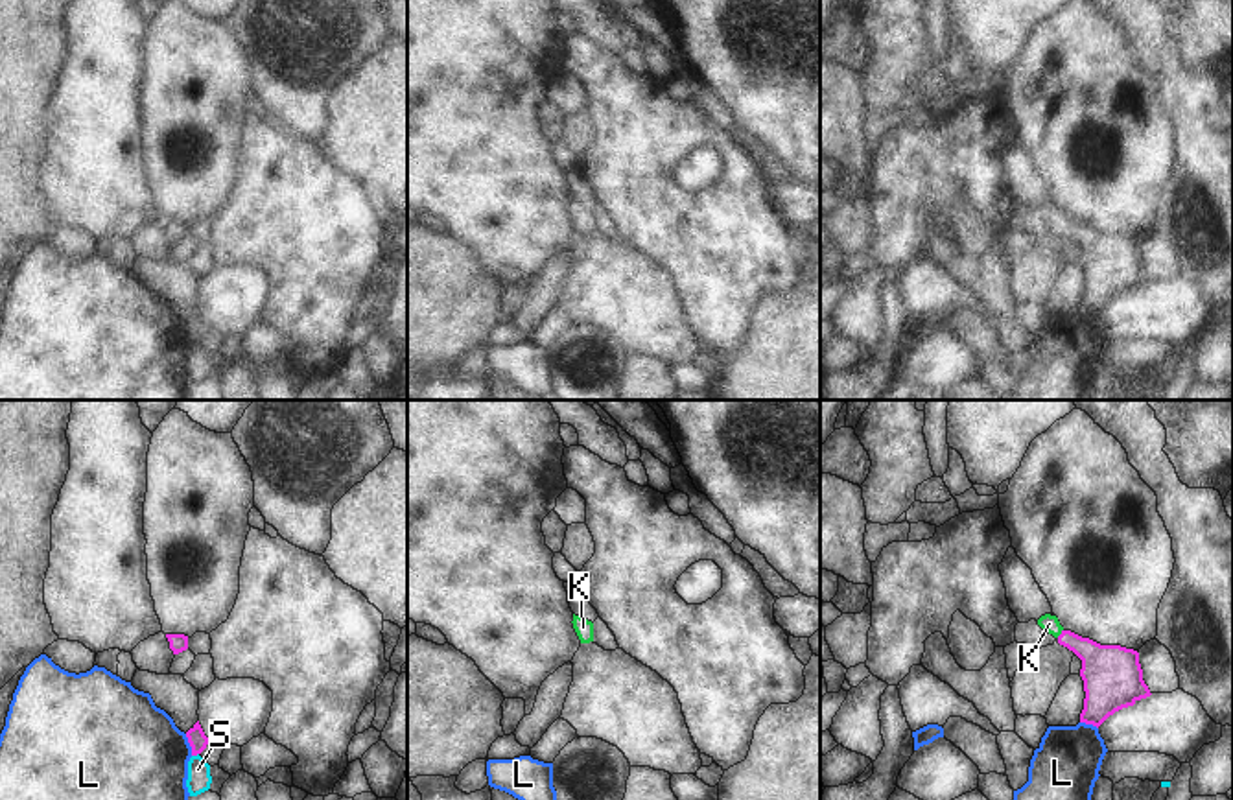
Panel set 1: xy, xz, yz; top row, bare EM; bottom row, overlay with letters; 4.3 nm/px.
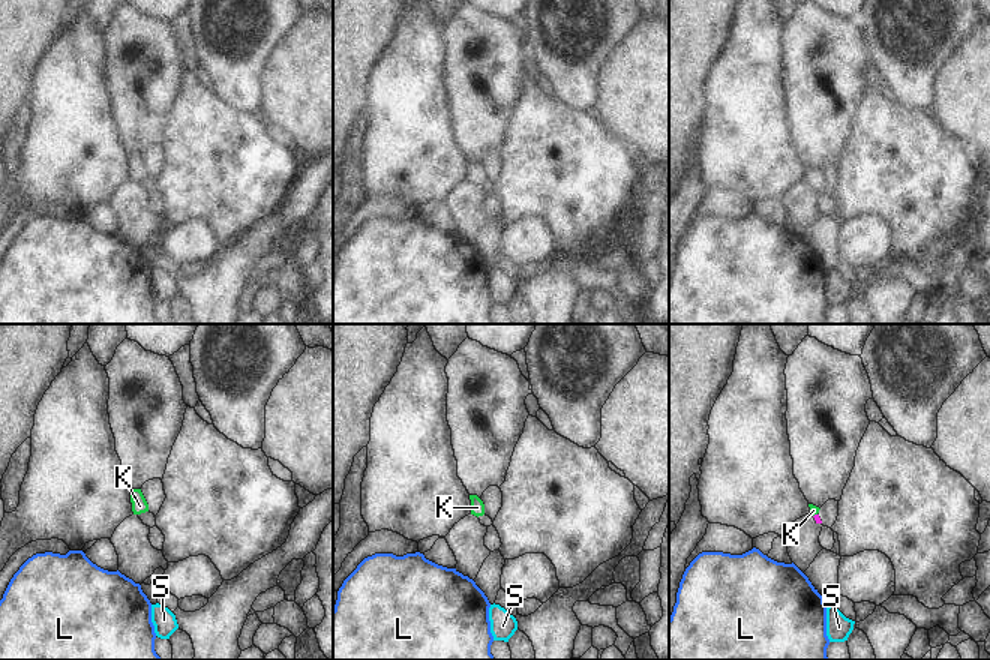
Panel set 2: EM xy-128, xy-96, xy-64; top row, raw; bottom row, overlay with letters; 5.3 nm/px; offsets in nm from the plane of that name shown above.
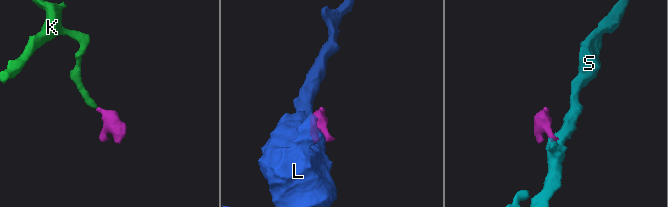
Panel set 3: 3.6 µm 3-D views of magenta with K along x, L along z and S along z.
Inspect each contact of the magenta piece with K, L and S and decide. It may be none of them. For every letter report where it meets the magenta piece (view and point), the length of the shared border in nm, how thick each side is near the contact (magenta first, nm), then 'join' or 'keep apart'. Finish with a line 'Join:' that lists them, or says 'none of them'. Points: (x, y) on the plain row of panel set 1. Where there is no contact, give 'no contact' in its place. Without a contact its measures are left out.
K: yz (1062, 220) | 50 nm | 220/80 nm | join
L: xy (190, 332) | 100 nm | 80/460 nm | keep apart
S: xy (194, 341) | 40 nm | 80/100 nm | keep apart
Join: K

